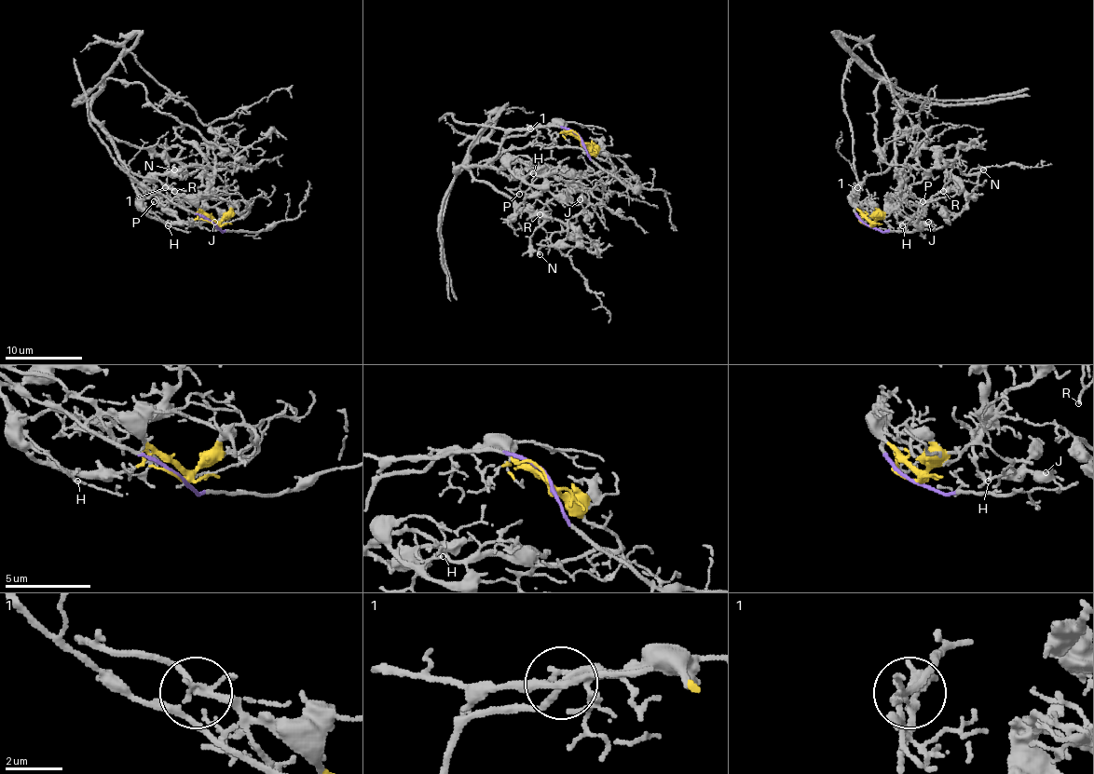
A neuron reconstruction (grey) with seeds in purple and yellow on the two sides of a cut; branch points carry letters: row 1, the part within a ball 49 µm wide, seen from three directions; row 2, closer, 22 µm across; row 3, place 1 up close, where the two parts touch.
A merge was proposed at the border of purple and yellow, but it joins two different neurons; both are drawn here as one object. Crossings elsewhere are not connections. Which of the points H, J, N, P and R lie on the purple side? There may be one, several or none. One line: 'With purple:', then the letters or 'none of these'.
With purple: none of these

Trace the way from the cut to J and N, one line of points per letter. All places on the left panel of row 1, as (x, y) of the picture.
J: (214, 224), (241, 212), (245, 203), (155, 194), (143, 201), (151, 216), (214, 223)
N: (214, 224), (153, 178), (133, 174), (104, 129), (155, 155), (201, 167), (185, 174), (172, 167), (174, 170)

